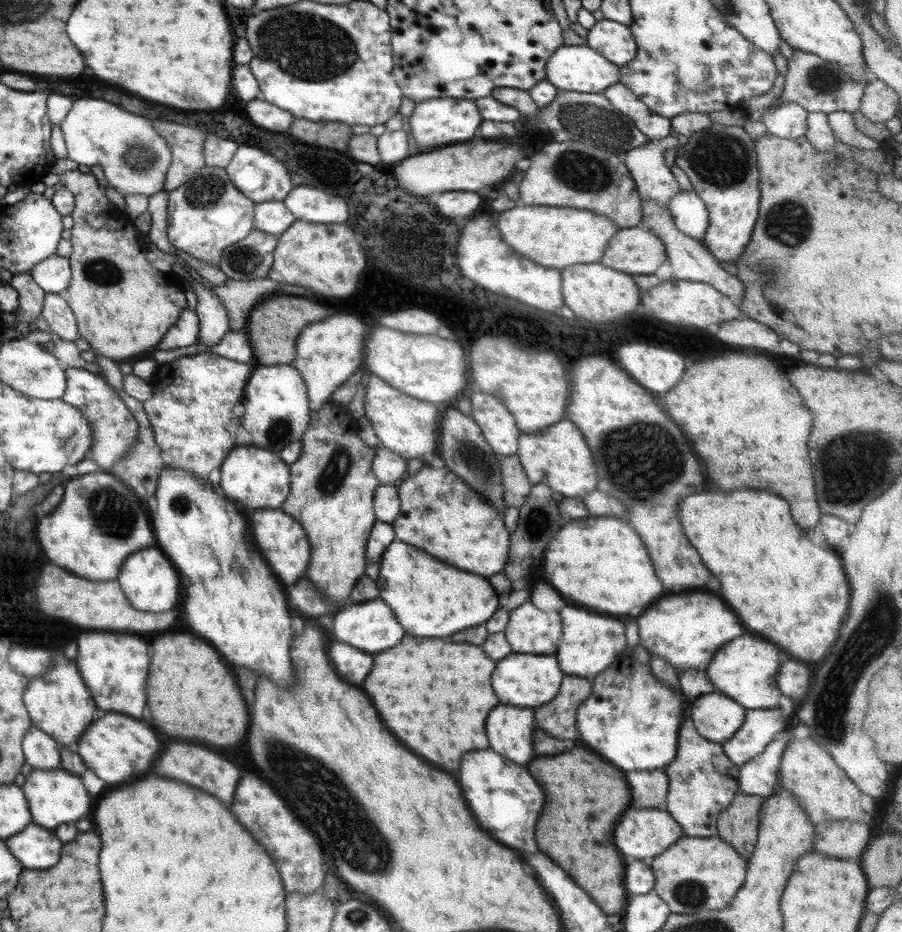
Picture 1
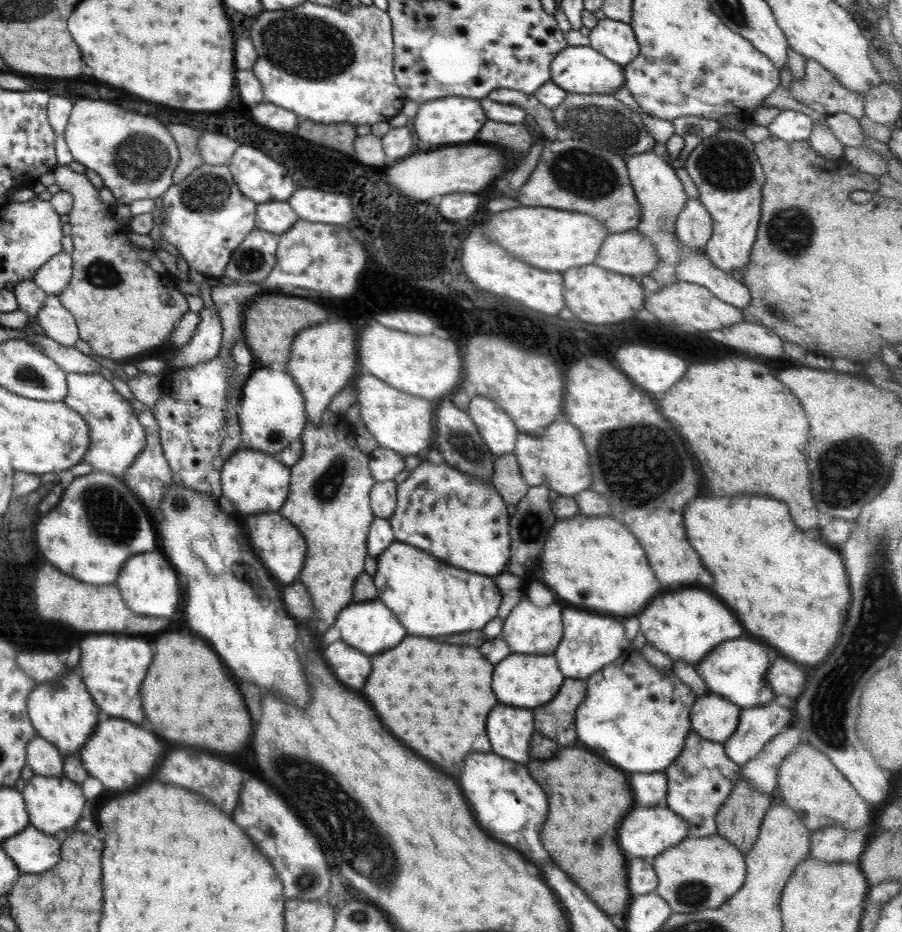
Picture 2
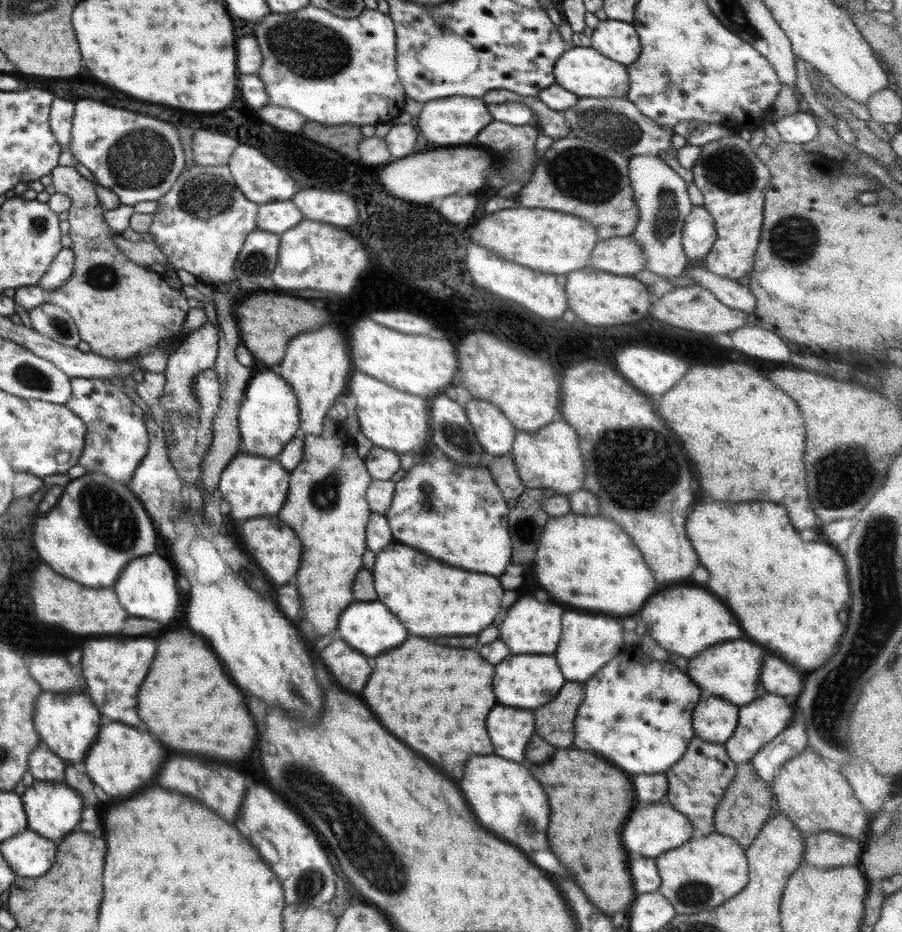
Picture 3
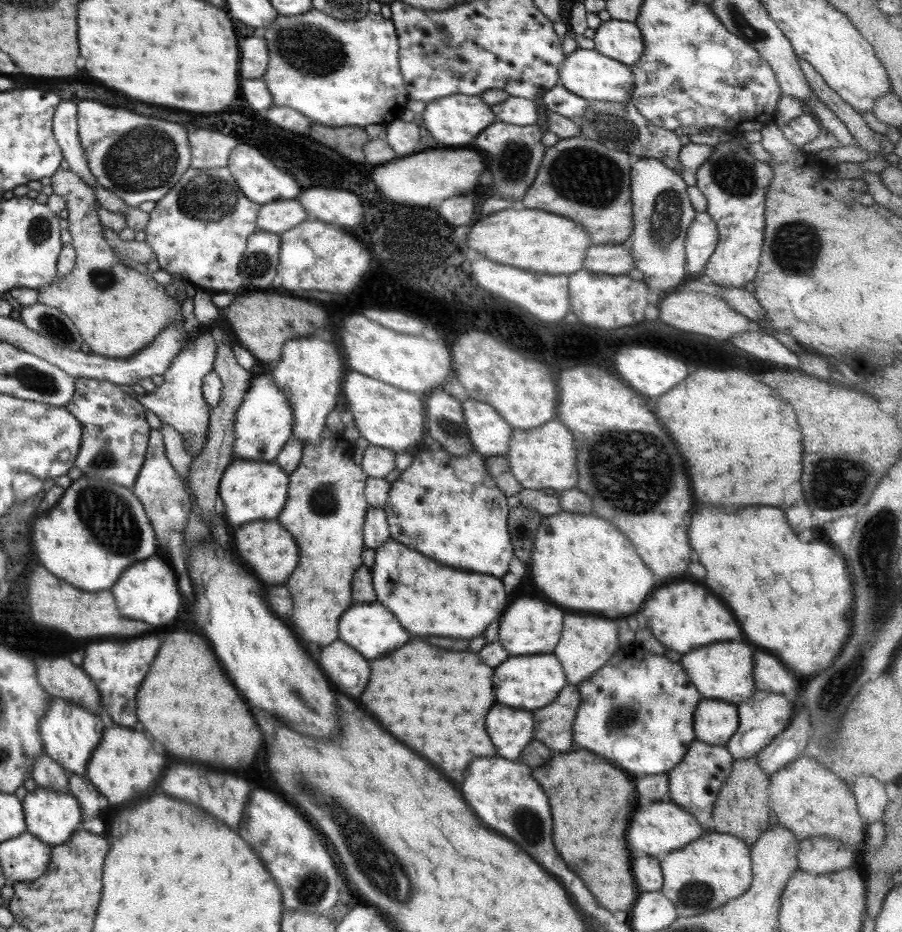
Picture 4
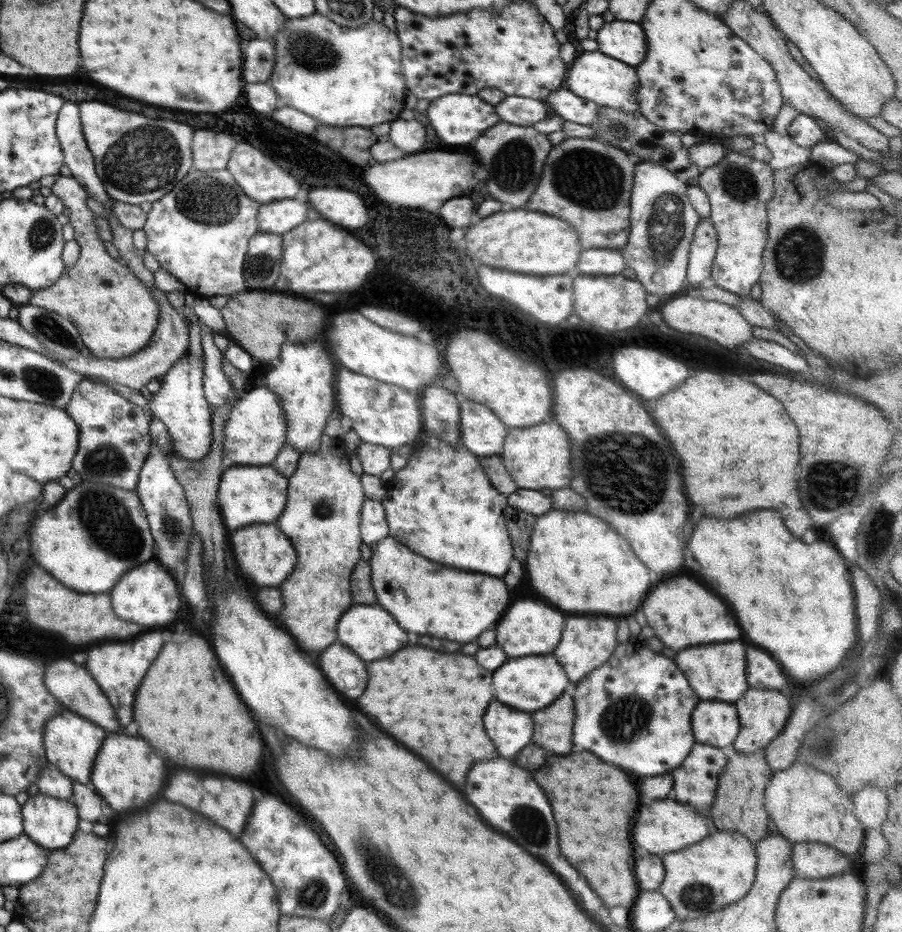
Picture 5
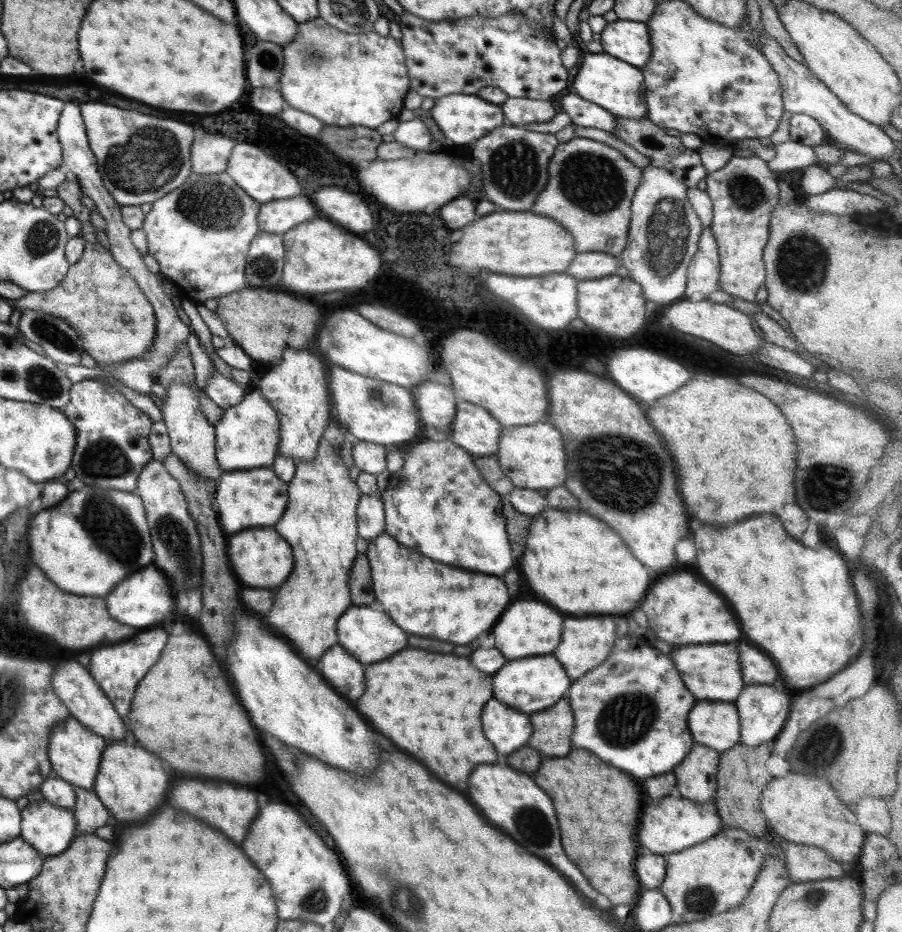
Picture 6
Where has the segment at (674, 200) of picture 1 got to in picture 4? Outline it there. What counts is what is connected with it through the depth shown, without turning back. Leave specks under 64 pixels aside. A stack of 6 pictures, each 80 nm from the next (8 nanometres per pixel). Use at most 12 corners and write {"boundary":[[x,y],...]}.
{"boundary":[[696,212],[684,240],[686,278],[703,279],[718,241],[713,219]]}

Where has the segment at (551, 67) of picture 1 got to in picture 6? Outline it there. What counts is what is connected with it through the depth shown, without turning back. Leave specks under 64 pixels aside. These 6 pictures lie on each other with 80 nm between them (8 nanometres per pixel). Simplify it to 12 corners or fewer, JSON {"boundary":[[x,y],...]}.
{"boundary":[[603,52],[585,54],[571,81],[579,98],[613,117],[646,106],[640,69]]}

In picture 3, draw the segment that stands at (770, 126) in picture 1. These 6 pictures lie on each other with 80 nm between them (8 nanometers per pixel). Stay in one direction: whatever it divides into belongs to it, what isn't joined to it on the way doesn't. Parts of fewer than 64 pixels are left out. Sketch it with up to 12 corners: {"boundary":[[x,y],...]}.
{"boundary":[[796,111],[772,121],[781,141],[815,141],[815,119]]}

